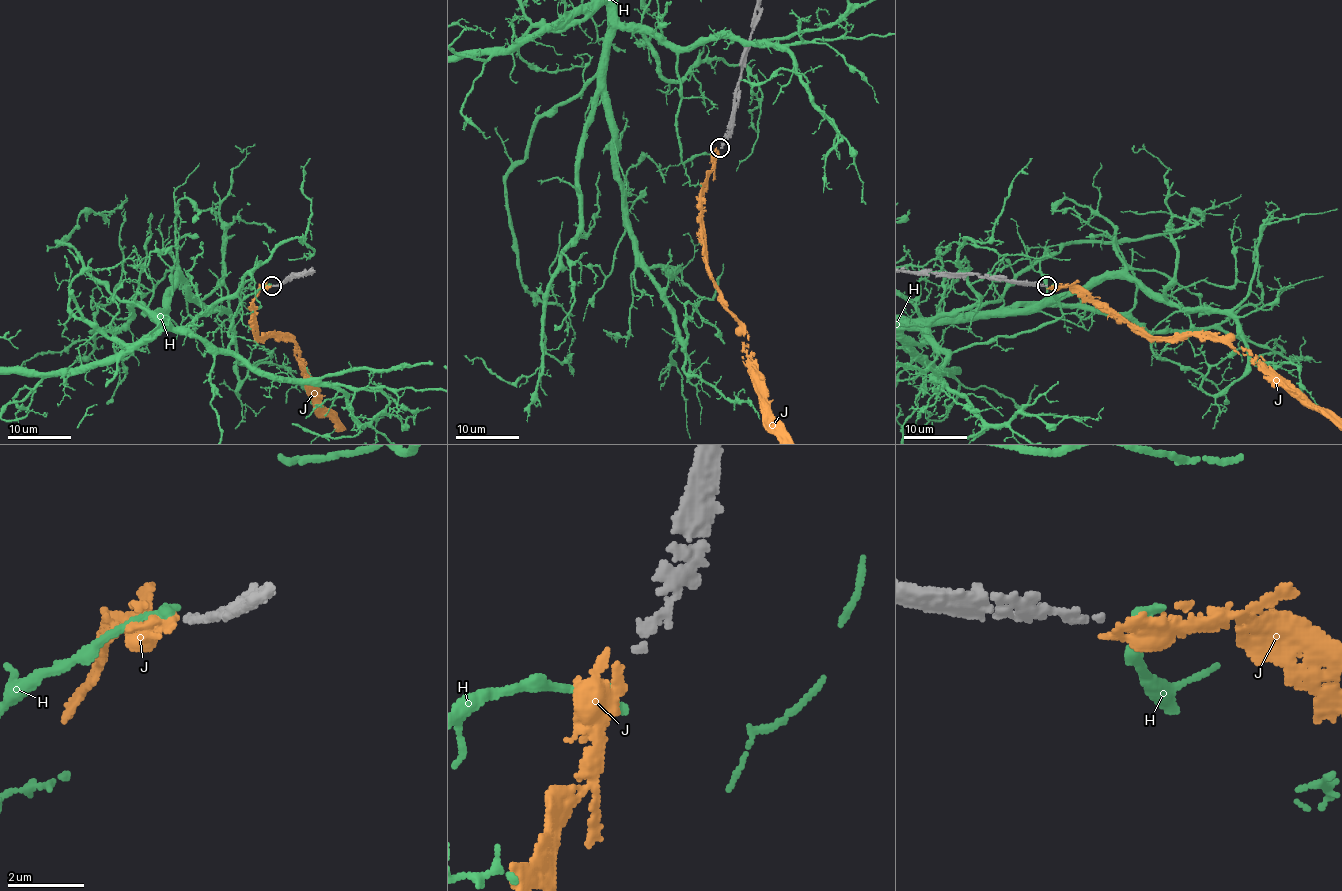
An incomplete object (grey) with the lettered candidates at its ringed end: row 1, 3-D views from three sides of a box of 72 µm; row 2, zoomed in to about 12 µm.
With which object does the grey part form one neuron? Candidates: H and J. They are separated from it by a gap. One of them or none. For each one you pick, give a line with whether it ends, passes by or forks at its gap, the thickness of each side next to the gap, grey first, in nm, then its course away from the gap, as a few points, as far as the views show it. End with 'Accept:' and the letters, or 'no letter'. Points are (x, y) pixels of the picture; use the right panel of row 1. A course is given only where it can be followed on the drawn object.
J: it ends; calibres 220 and 320 nm
Accept: J

